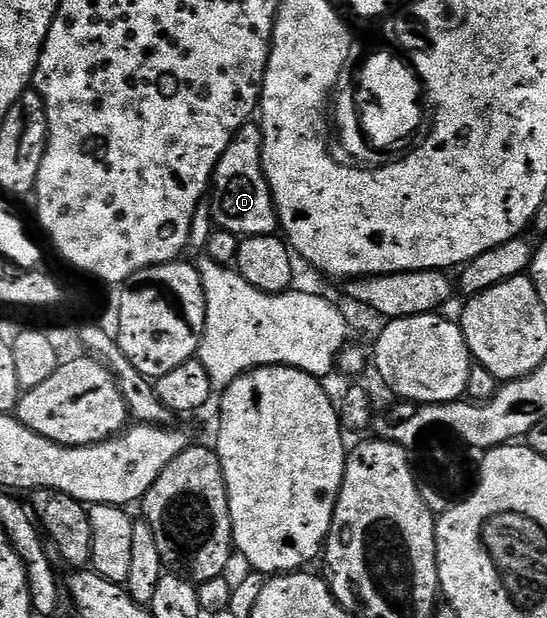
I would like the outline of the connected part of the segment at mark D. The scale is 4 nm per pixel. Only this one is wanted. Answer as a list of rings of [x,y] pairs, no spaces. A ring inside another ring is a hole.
[[[250,120],[237,129],[231,144],[227,144],[227,152],[223,152],[218,160],[213,170],[211,205],[213,221],[220,229],[230,230],[232,234],[247,238],[278,233],[279,223],[273,193],[261,167],[262,152],[261,127],[256,121]]]

